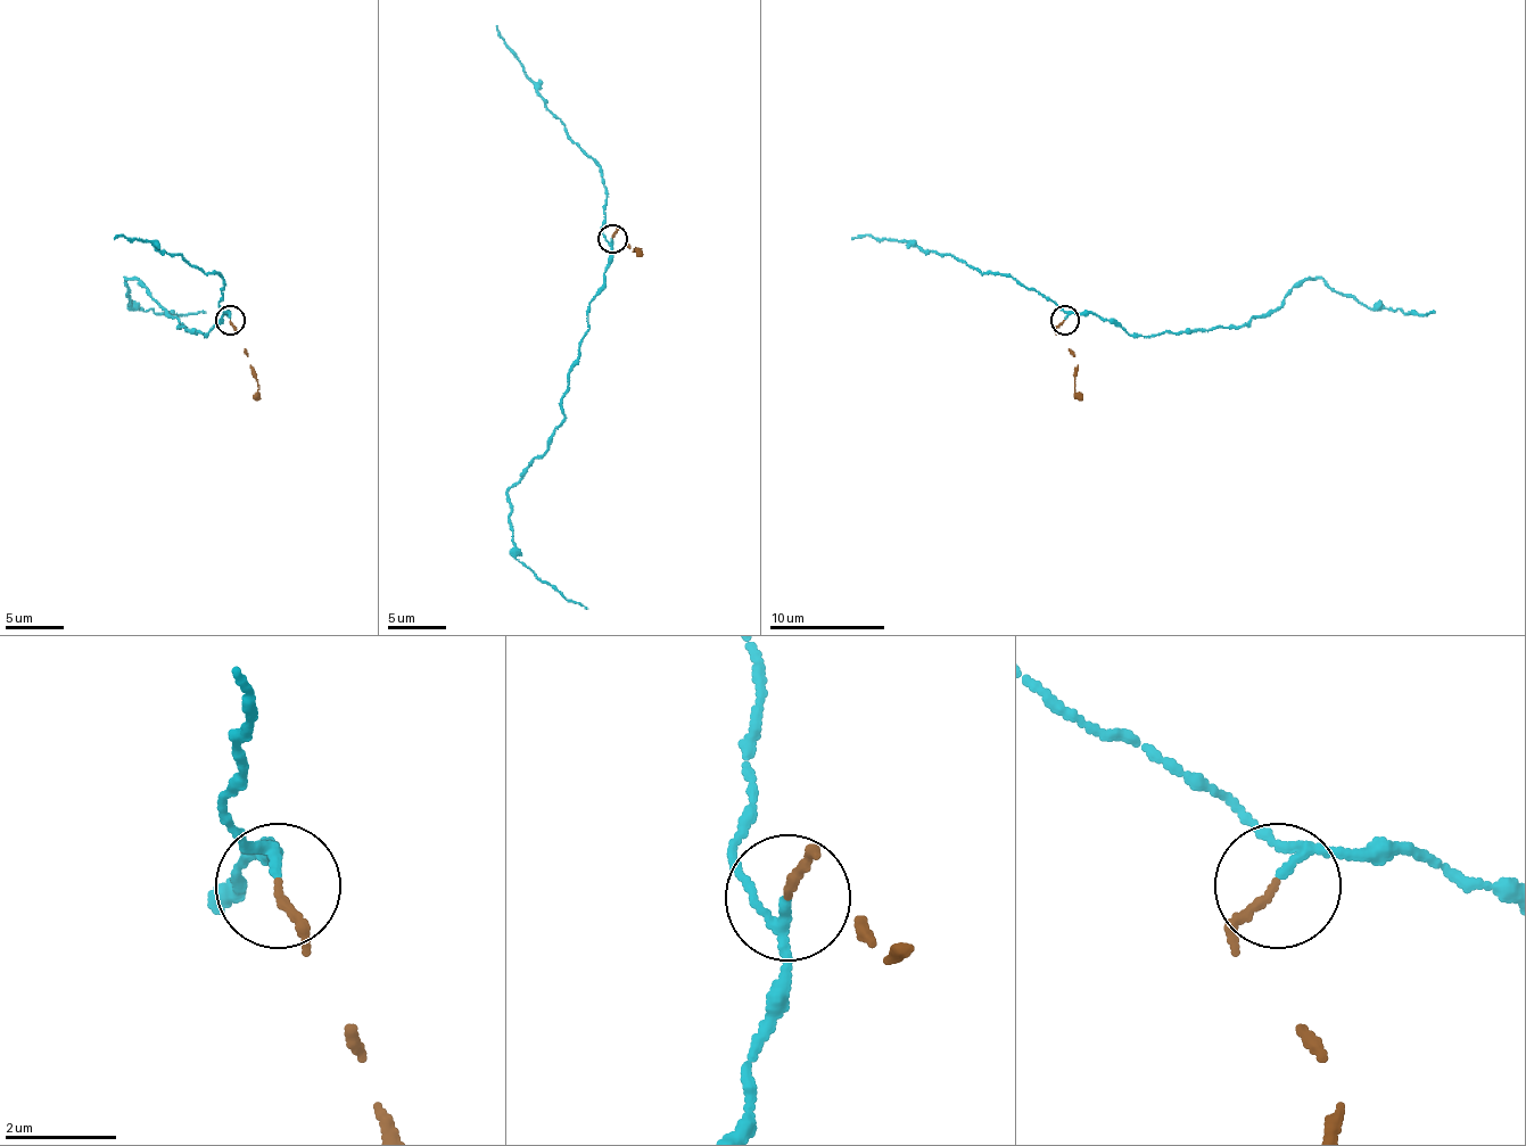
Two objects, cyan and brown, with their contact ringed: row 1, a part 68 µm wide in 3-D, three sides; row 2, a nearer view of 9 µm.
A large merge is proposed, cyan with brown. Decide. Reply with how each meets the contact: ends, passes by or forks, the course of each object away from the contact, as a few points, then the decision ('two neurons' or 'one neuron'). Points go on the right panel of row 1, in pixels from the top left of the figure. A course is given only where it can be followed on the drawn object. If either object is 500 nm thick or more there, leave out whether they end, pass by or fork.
cyan passes by | brown ends | cyan via (1065, 318), (1094, 312), (1131, 335), (1242, 327), (1270, 315), (1294, 286), (1317, 278), (1371, 310), (1435, 312) | brown via (1065, 321), (1056, 335), (1074, 355), (1074, 390), (1082, 398) | one neuron

